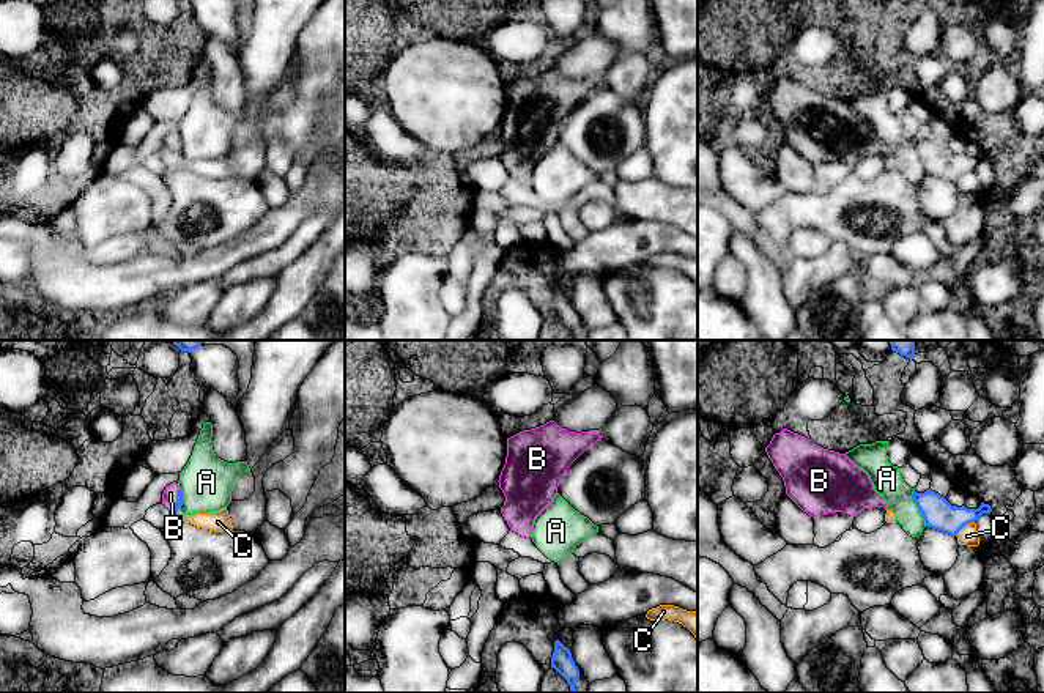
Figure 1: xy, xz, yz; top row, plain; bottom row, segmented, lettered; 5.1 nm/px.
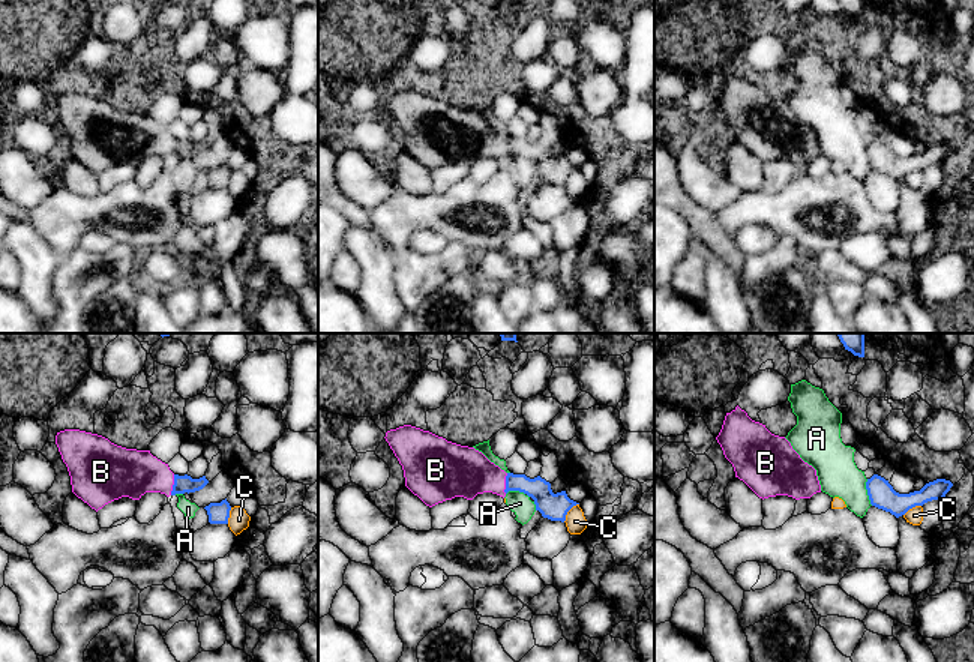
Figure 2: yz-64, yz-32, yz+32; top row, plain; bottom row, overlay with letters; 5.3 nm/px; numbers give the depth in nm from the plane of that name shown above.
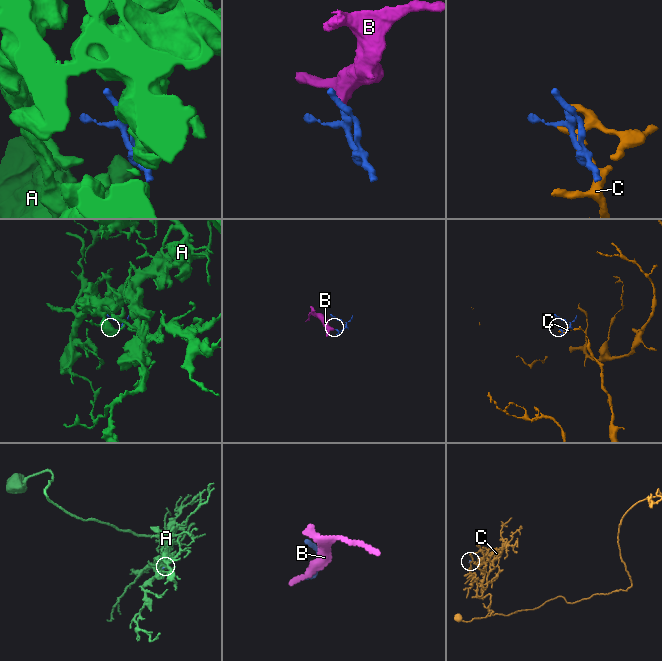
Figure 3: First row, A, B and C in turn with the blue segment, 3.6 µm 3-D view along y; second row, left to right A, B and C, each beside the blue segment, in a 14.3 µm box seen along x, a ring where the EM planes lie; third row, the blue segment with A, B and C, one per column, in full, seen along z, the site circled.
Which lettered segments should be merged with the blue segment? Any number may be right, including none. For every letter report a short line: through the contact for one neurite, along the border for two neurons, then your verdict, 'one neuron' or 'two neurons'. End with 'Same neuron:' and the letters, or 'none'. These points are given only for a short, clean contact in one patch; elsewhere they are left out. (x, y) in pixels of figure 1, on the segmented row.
A: two neurons
B: line xy (180, 493), (178, 500), (170, 493); one neuron
C: line yz (973, 522), (969, 522), (956, 536); two neurons
Same neuron: B

